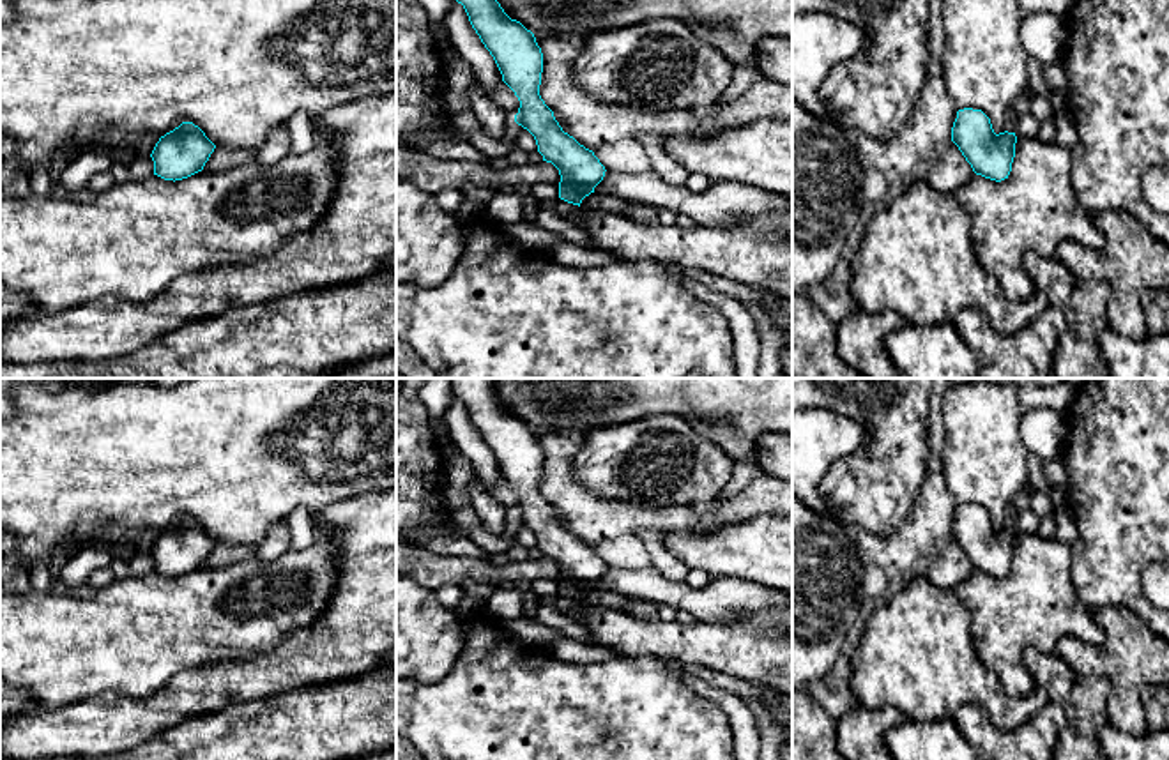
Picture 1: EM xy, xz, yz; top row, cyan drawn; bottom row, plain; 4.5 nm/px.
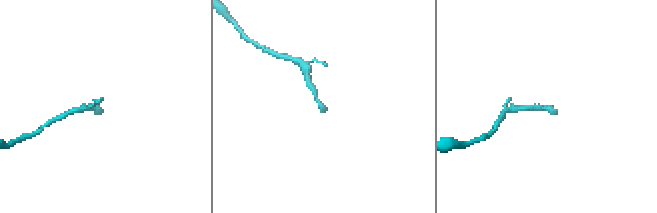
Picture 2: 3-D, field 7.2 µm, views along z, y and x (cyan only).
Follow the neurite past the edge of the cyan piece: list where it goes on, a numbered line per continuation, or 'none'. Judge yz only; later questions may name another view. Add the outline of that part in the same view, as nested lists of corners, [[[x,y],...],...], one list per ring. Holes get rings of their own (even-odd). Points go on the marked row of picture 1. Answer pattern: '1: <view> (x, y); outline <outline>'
1: yz (1012, 117); outline [[[1013,108],[1008,110],[1006,118],[1005,118],[1005,131],[1015,133],[1015,124],[1019,120],[1019,115]]]

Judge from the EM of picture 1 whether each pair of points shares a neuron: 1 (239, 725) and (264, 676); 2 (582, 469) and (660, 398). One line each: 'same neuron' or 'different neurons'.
1: different neurons
2: different neurons

